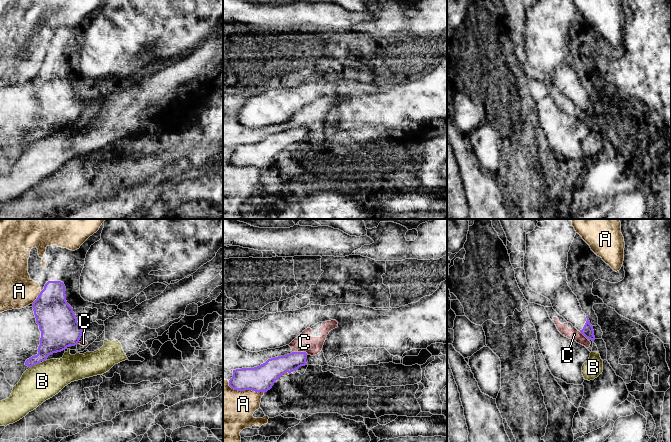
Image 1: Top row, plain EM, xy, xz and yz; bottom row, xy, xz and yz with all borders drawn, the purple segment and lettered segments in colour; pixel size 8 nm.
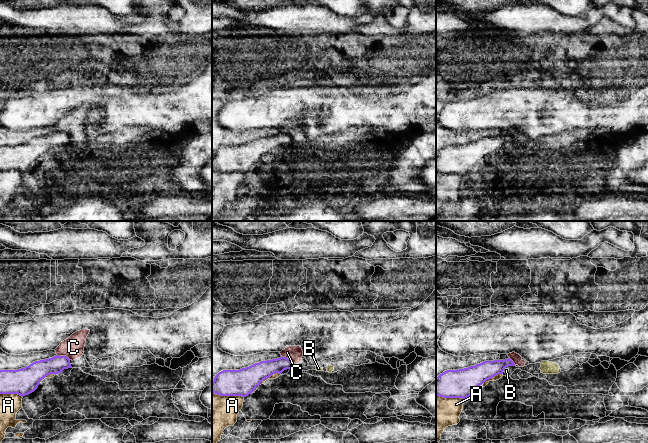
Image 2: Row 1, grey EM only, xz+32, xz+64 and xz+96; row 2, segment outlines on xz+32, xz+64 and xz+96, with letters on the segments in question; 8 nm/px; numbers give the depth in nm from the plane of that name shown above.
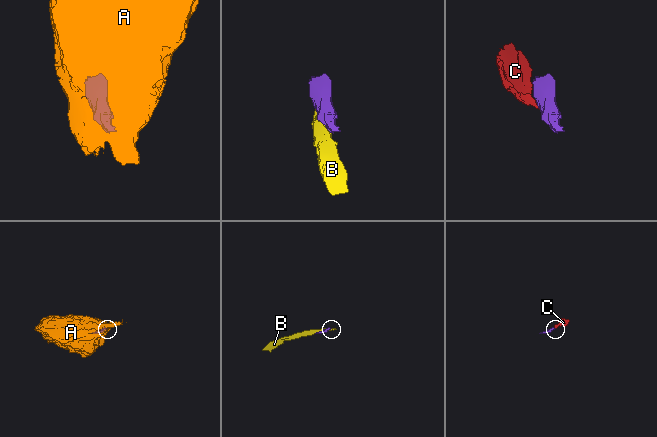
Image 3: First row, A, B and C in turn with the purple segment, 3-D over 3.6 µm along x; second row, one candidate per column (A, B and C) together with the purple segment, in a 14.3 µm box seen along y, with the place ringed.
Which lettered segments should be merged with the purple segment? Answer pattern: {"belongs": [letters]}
{"belongs": []}

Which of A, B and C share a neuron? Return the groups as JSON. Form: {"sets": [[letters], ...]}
{"sets": [["A"], ["B"], ["C"]]}

